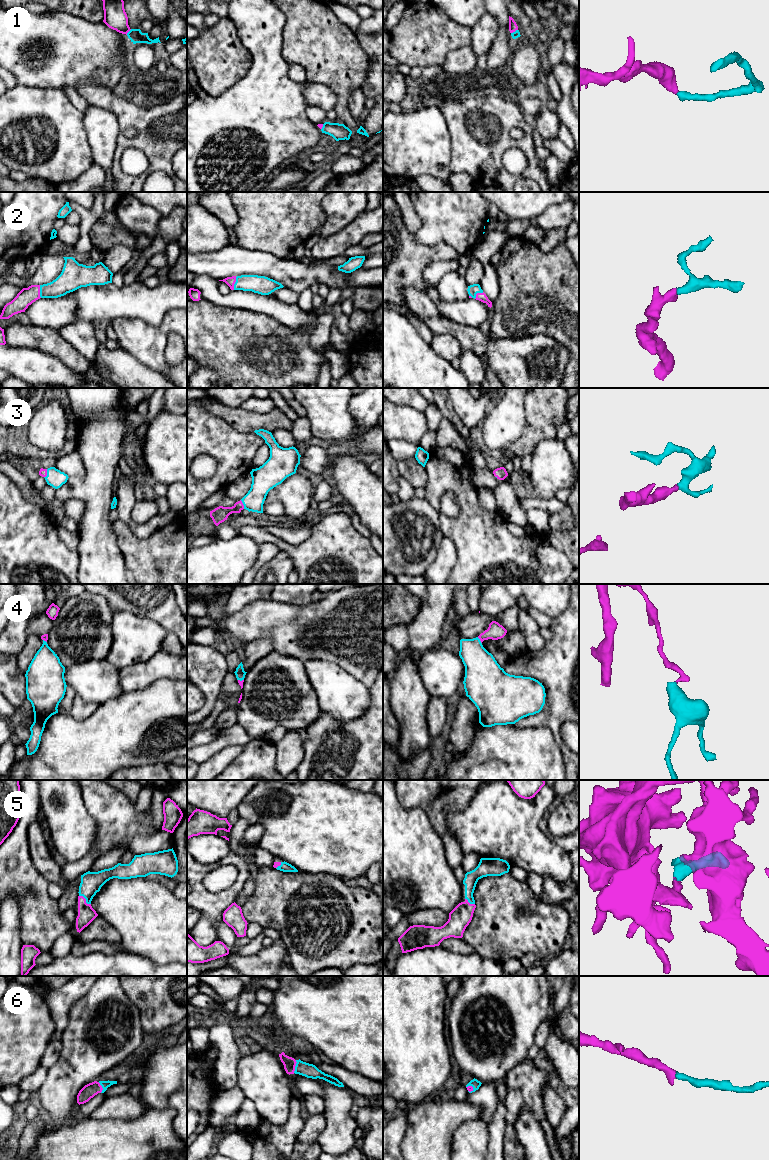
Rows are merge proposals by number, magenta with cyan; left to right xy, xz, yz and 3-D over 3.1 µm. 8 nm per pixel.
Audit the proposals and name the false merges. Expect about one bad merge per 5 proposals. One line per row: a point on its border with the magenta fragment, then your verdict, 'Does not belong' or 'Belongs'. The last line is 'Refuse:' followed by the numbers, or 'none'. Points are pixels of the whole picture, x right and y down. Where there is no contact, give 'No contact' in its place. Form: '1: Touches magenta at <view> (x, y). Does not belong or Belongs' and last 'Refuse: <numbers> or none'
1: Touches magenta at xy (128, 31). Belongs
2: Touches magenta at xy (39, 291). Belongs
3: Touches magenta at xz (242, 504). Belongs
4: Touches magenta at yz (480, 640). Belongs
5: Touches magenta at xy (85, 900). Belongs
6: Touches magenta at xz (295, 1065). Belongs
Refuse: none

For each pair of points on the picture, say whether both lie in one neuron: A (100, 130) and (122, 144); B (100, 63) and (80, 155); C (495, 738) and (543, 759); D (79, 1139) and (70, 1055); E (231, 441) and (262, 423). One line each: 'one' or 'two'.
A: two
B: two
C: one
D: two
E: two

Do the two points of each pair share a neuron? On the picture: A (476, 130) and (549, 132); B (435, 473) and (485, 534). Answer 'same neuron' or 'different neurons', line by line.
A: different neurons
B: same neuron

